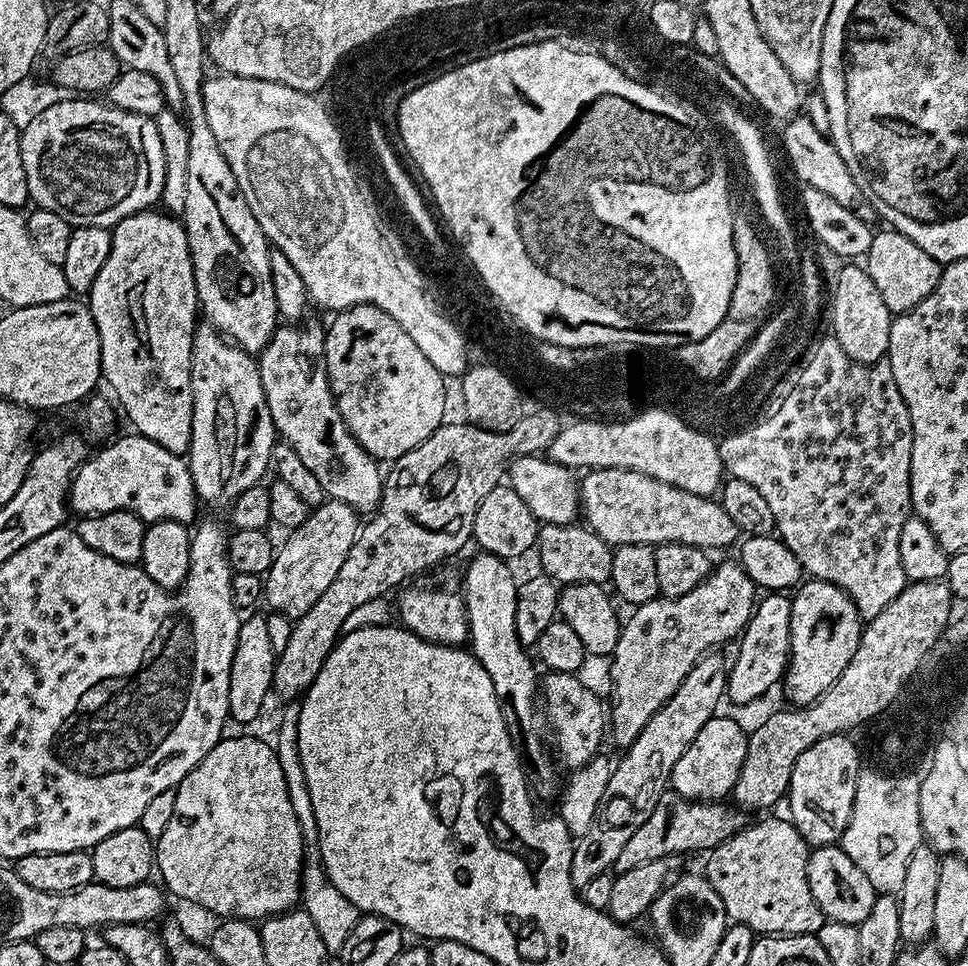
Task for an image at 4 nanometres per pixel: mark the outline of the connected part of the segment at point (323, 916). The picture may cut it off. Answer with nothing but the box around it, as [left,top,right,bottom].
[274,703,358,950]

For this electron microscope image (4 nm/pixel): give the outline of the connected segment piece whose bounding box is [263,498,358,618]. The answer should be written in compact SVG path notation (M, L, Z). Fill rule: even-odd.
M325 499L315 510L309 511L306 522L302 526L291 529L287 533L288 541L275 549L272 564L263 581L263 599L273 612L280 612L289 618L299 618L326 594L326 586L334 582L338 570L342 570L342 562L346 562L346 554L350 554L350 546L354 546L358 531L358 513L341 500Z

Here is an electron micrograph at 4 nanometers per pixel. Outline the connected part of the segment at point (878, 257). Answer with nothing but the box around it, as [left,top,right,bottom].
[866,230,941,314]

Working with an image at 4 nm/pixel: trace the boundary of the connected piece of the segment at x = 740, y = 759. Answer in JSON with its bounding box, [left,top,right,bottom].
[671,714,748,802]

